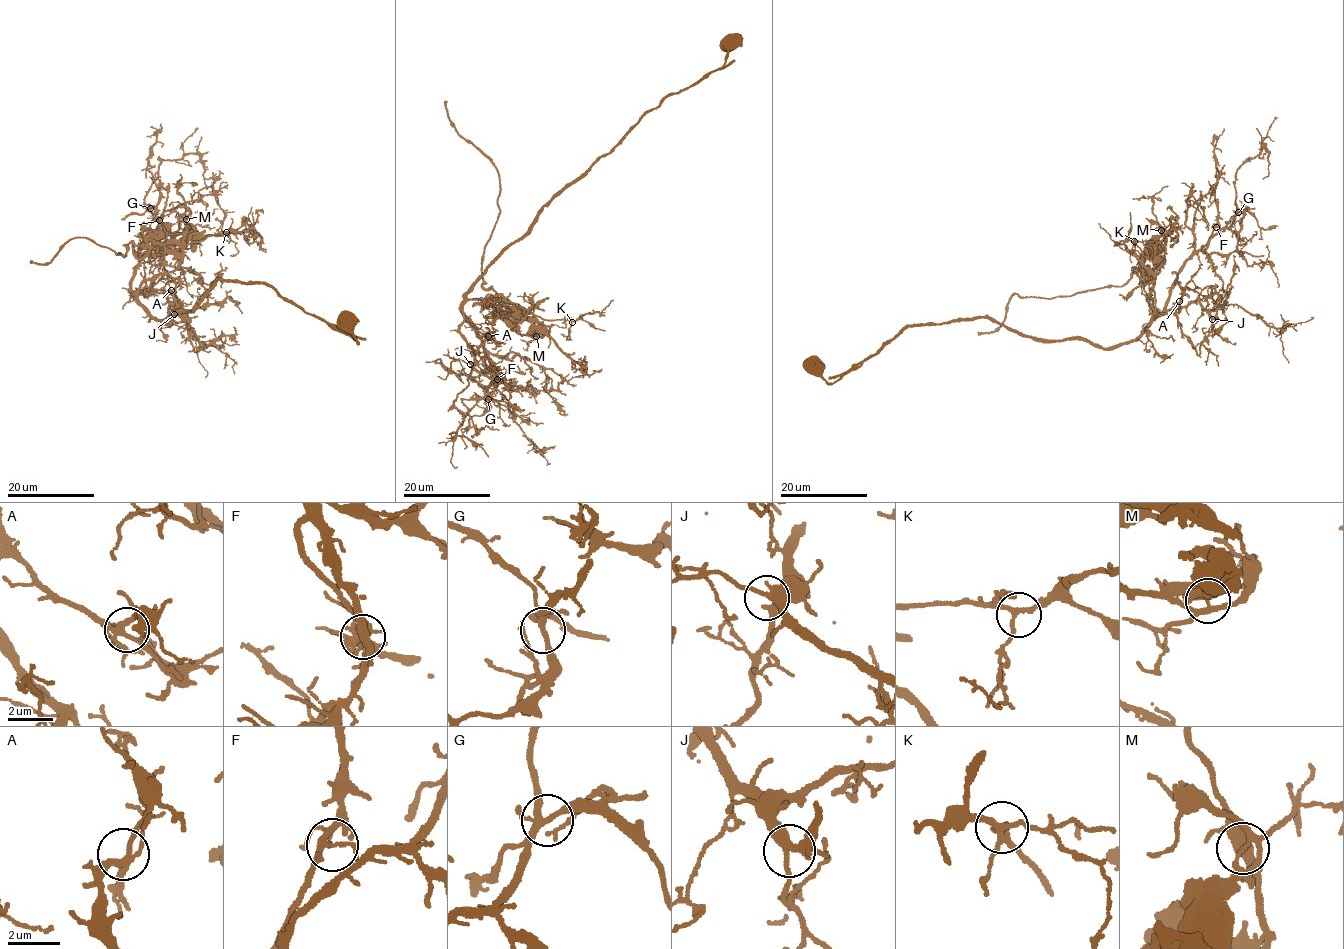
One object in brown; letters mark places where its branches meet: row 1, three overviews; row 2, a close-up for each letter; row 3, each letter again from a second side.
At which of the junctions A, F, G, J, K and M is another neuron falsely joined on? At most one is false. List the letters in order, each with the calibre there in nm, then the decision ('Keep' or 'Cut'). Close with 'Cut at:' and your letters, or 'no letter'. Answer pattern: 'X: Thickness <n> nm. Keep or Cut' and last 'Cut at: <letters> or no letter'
A: Thickness 240 nm. Keep
F: Thickness 190 nm. Keep
G: Thickness 240 nm. Keep
J: Thickness 320 nm. Keep
K: Thickness 190 nm. Keep
M: Thickness 190 nm. Cut
Cut at: M

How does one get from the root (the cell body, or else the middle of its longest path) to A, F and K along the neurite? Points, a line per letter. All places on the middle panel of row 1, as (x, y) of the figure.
A: (731, 41), (723, 66), (645, 111), (479, 275), (463, 317), (488, 336)
F: (731, 41), (723, 66), (645, 111), (479, 275), (460, 309), (497, 379)
K: (731, 41), (723, 66), (645, 111), (488, 265), (466, 297), (494, 298), (545, 320), (572, 322)

